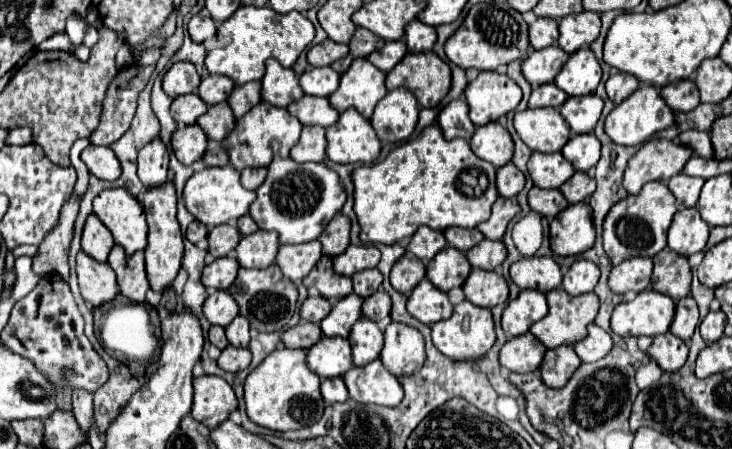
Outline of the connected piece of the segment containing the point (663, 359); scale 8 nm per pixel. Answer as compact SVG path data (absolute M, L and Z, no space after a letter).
M671 332L655 336L653 344L649 346L647 354L659 364L663 372L675 372L679 370L689 354L689 348L685 346L683 340L675 338Z

